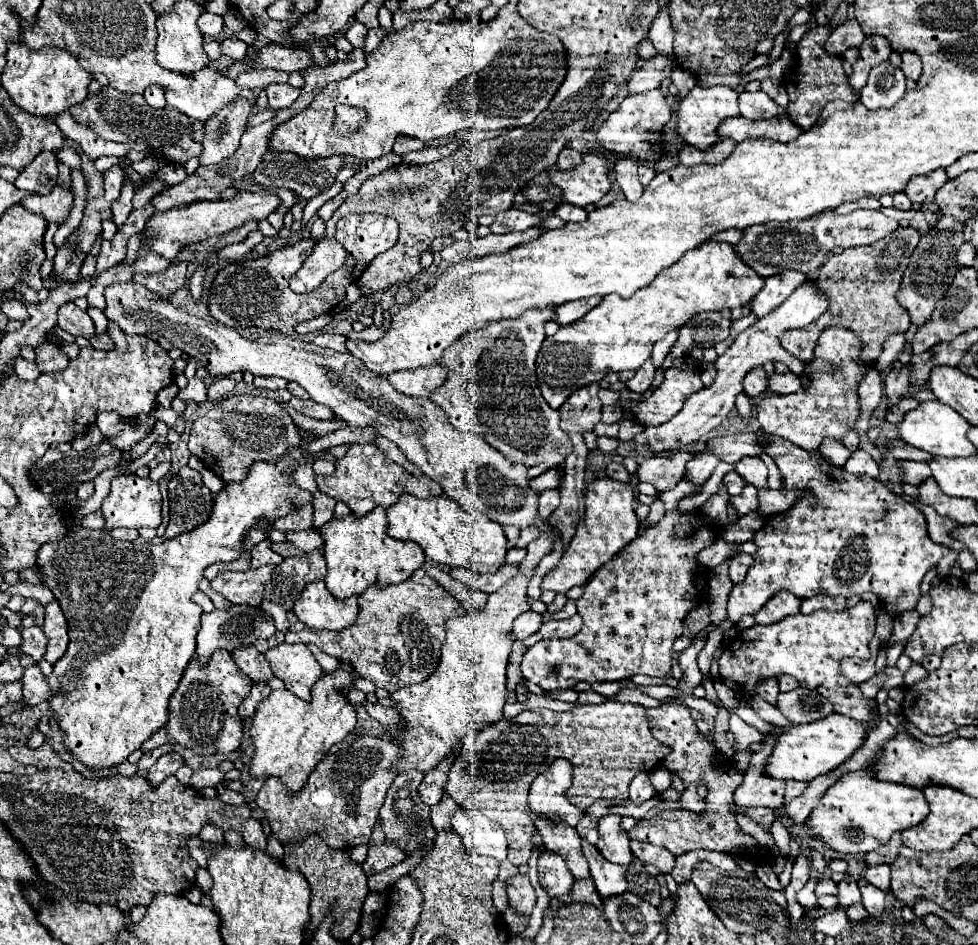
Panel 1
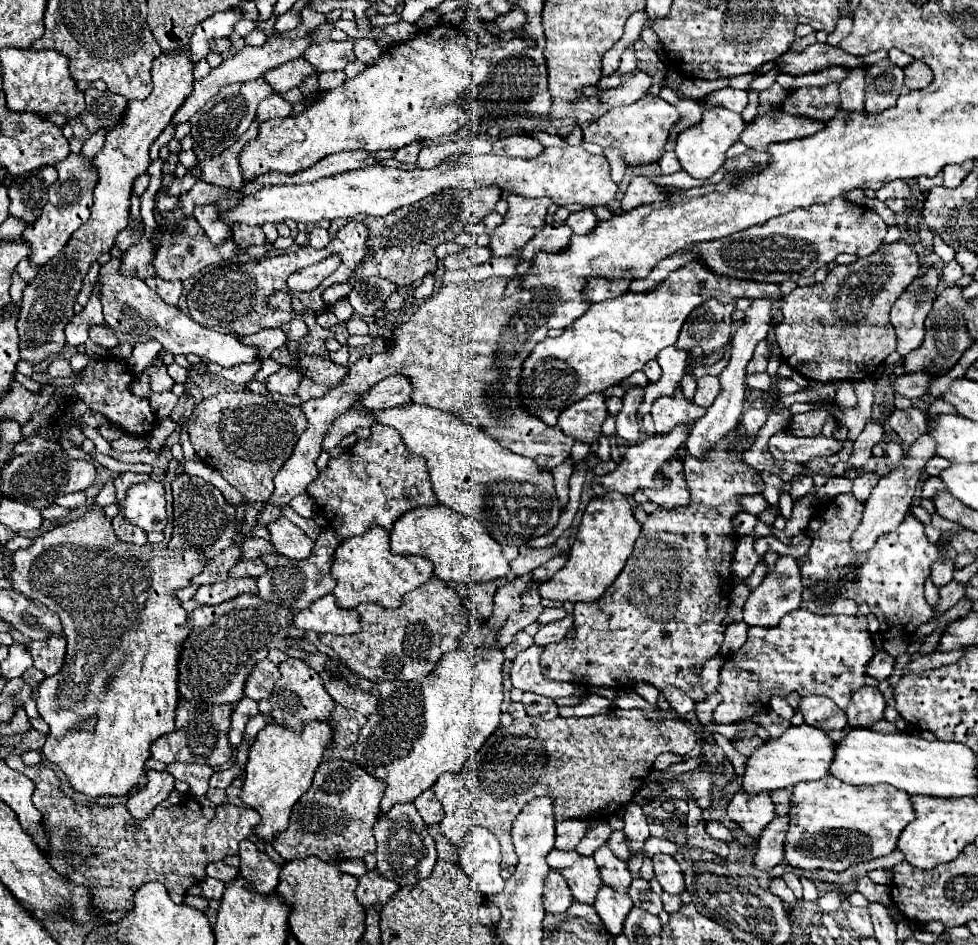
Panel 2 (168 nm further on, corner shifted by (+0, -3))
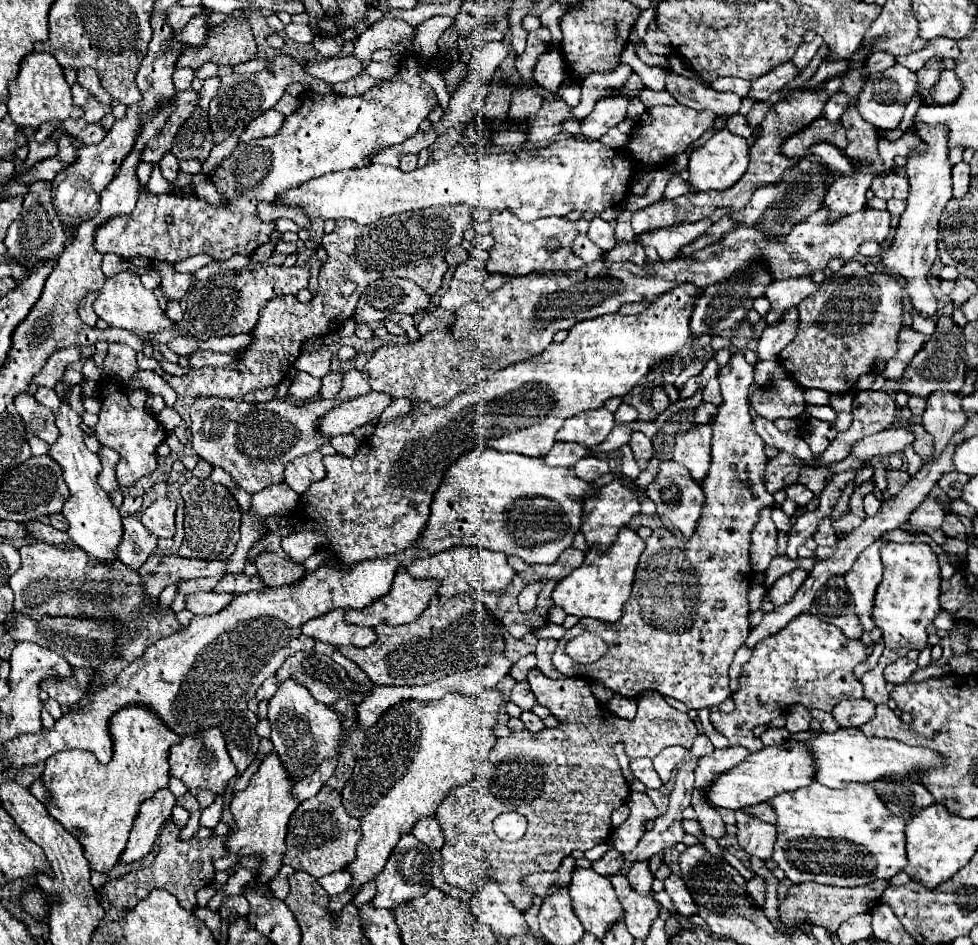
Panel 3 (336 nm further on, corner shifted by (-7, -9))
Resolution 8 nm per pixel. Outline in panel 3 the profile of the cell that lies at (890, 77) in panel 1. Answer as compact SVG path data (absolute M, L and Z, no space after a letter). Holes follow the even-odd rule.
M895 64L891 68L887 68L887 72L879 72L871 78L867 78L865 86L863 86L863 92L859 94L859 100L857 100L857 108L859 108L859 114L875 124L877 128L881 130L895 130L903 118L903 112L905 112L905 104L915 96L915 72L901 66L901 64Z

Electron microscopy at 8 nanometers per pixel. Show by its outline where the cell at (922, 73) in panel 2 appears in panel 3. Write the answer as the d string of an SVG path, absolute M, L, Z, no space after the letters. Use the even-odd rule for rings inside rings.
M943 70L939 74L939 80L935 84L935 88L931 92L927 92L927 96L937 102L937 104L951 104L961 92L961 82L957 80L953 70Z

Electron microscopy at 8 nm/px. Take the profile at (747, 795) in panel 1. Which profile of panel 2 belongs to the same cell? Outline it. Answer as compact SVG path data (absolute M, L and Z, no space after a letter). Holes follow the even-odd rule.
M736 792L726 806L726 812L728 818L752 838L760 838L762 830L776 818L776 810L772 800L768 800L768 794L748 796L744 792Z

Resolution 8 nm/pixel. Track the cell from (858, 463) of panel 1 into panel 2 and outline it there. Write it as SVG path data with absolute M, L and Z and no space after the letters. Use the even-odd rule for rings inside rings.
M864 474L860 478L854 480L854 488L852 488L852 494L858 502L866 502L868 494L872 492L872 486L876 486L876 482L880 480L878 474Z

